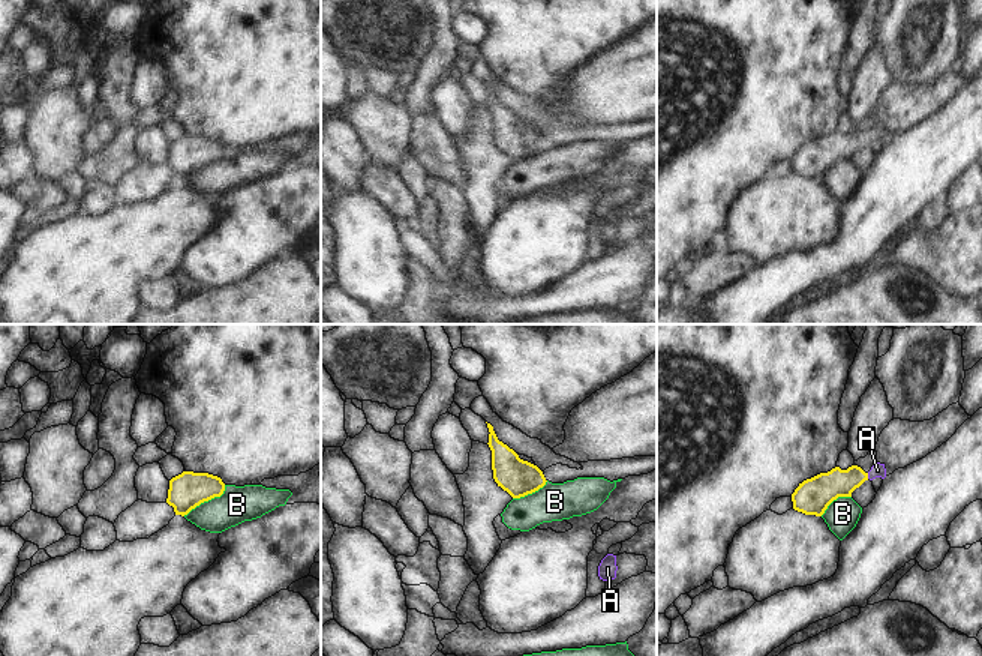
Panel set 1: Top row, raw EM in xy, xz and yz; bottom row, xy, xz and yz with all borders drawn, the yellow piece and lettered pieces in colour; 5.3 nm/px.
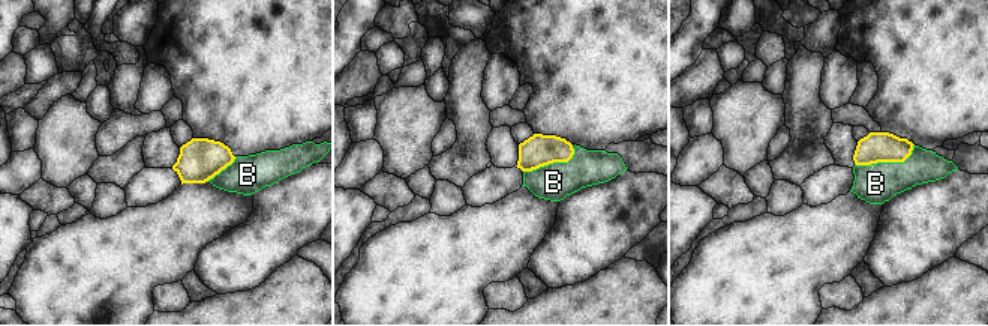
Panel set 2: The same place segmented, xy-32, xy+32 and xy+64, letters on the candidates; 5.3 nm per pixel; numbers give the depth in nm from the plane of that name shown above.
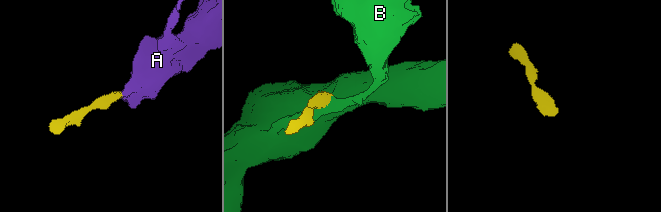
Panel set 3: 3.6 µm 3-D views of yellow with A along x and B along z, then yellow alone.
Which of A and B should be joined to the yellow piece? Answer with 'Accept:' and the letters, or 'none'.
Accept: A

